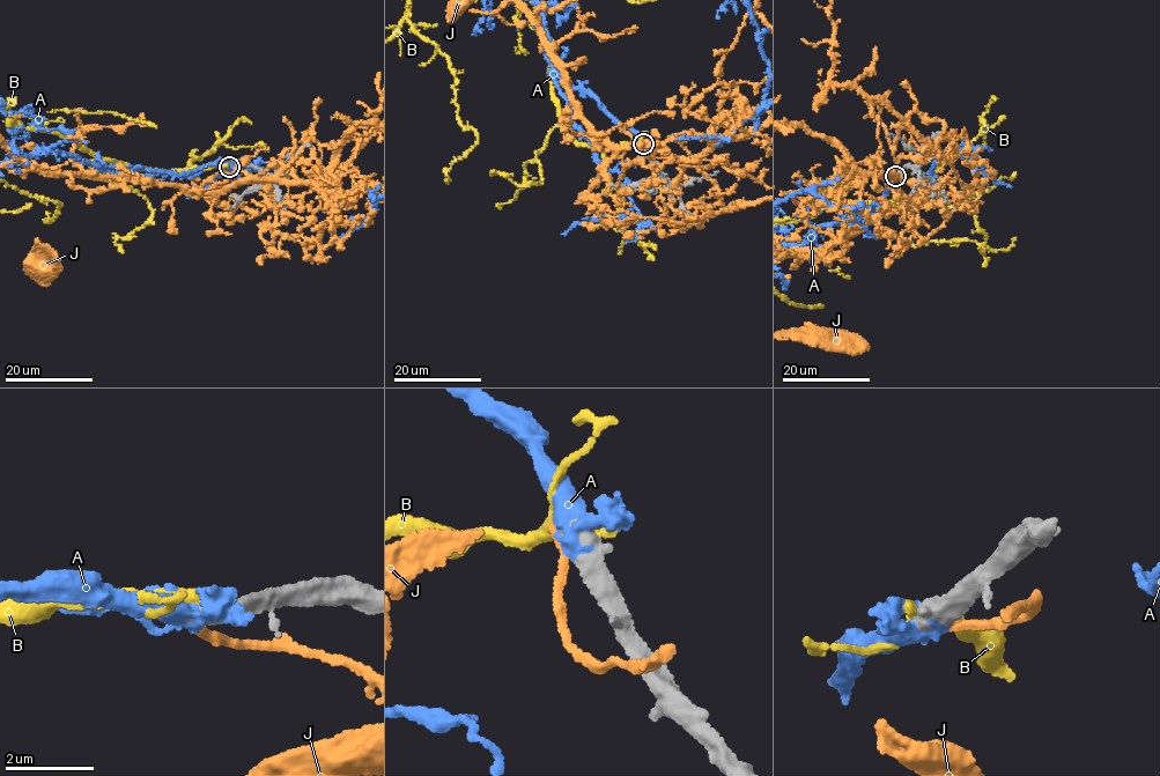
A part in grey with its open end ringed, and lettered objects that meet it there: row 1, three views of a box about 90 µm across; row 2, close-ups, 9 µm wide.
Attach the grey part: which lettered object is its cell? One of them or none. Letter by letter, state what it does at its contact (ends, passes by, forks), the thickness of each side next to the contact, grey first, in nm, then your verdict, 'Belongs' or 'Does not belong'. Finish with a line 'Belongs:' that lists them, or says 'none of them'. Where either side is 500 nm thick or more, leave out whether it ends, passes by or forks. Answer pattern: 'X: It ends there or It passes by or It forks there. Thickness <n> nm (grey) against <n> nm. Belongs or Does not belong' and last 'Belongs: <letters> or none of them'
A: Thickness 700 nm (grey) against 240 nm. Belongs
B: Thickness 650 nm (grey) against 320 nm. Does not belong
J: Thickness 650 nm (grey) against 260 nm. Does not belong
Belongs: A

